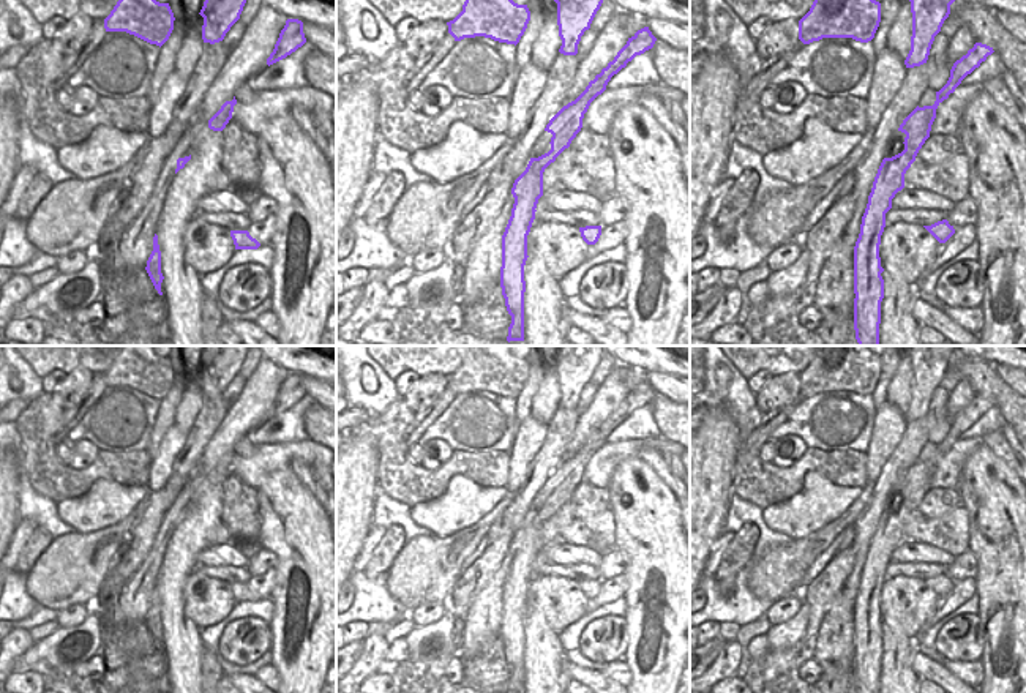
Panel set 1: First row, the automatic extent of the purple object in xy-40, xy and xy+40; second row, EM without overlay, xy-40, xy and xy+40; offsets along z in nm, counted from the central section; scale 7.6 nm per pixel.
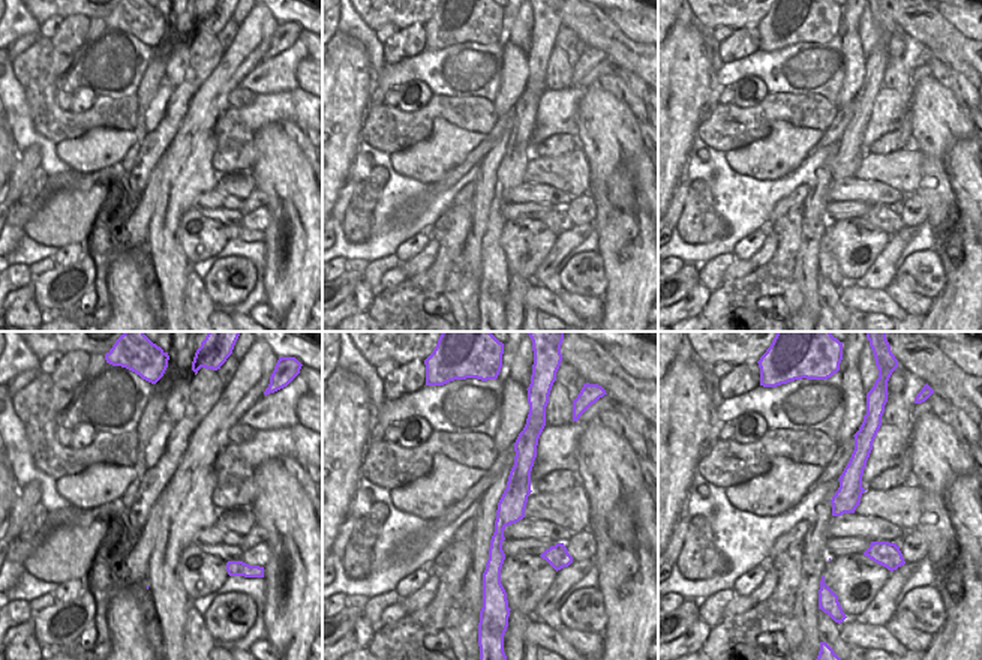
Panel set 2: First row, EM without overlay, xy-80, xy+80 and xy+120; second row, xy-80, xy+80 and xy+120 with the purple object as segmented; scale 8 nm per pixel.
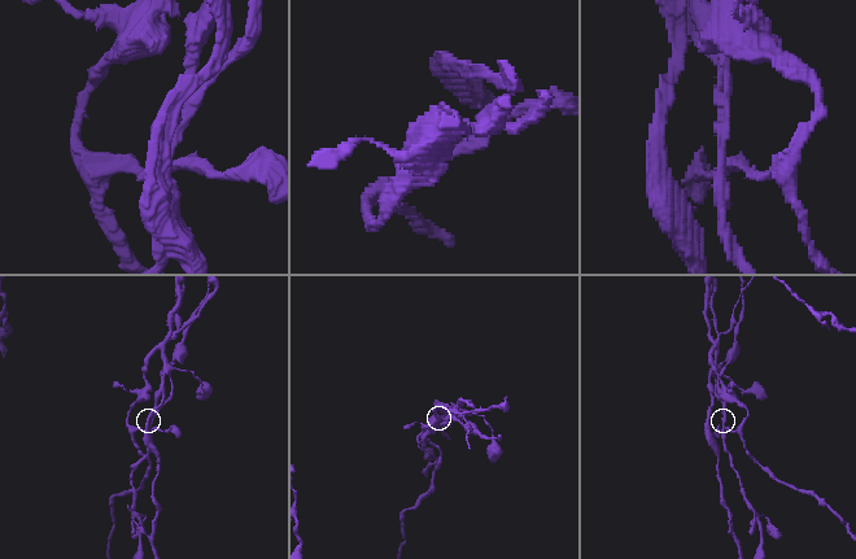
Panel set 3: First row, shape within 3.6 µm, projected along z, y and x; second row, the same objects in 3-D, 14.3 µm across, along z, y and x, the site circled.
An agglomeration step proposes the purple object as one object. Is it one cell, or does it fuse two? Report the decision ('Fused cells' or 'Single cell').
Fused cells.

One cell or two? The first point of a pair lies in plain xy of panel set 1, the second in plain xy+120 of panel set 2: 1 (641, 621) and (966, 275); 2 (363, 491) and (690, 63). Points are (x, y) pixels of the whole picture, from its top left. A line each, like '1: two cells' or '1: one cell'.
1: one cell
2: one cell

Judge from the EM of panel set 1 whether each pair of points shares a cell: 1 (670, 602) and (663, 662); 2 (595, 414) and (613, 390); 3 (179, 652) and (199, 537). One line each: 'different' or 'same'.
1: same
2: same
3: same

